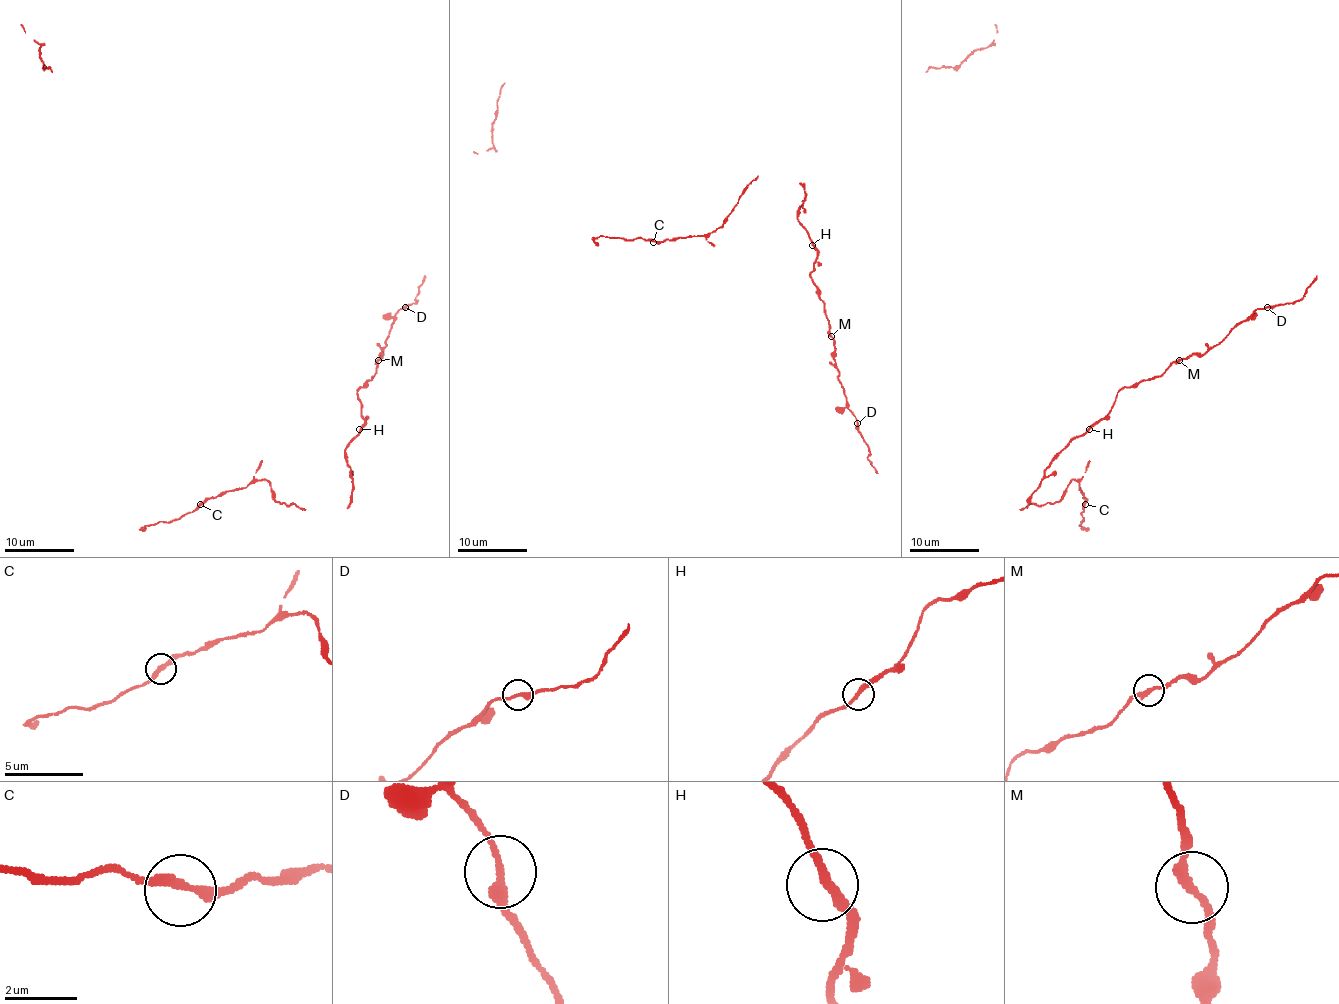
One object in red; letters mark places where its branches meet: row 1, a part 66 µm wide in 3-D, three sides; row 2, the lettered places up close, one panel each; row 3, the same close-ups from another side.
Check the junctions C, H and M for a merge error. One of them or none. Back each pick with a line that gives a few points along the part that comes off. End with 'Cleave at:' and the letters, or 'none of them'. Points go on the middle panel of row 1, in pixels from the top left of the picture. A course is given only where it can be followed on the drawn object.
M: course (831, 336), (845, 406), (854, 415), (857, 430), (868, 446), (868, 457), (878, 472)
Cleave at: M

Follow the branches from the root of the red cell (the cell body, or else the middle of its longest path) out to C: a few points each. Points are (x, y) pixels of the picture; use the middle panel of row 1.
C: (719, 228), (698, 236), (653, 242)

